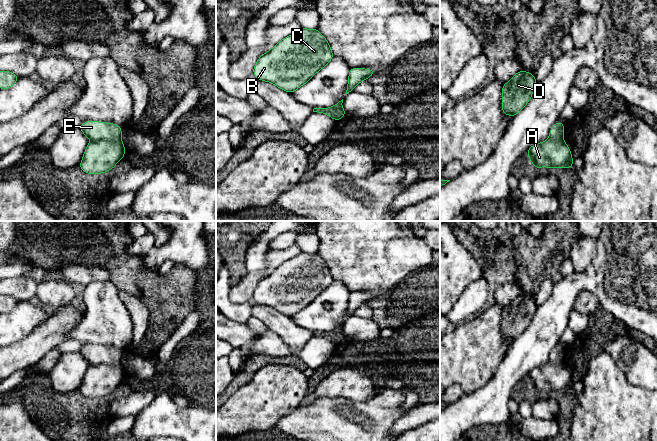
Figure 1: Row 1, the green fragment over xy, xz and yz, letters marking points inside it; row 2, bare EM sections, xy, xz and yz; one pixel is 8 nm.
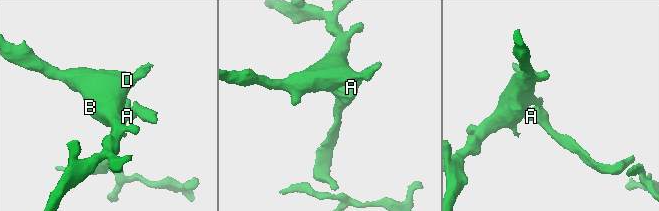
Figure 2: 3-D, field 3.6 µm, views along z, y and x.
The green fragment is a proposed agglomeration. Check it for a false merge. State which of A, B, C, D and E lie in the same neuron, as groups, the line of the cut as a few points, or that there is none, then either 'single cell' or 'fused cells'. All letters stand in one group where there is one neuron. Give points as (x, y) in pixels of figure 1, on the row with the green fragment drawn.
A / B C D E; cut in xy along (120, 139), (98, 139), (94, 141); fused cells

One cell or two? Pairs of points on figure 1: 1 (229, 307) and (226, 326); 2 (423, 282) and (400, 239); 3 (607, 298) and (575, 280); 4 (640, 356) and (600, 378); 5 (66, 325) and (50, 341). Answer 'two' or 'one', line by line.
1: two
2: two
3: one
4: two
5: one

